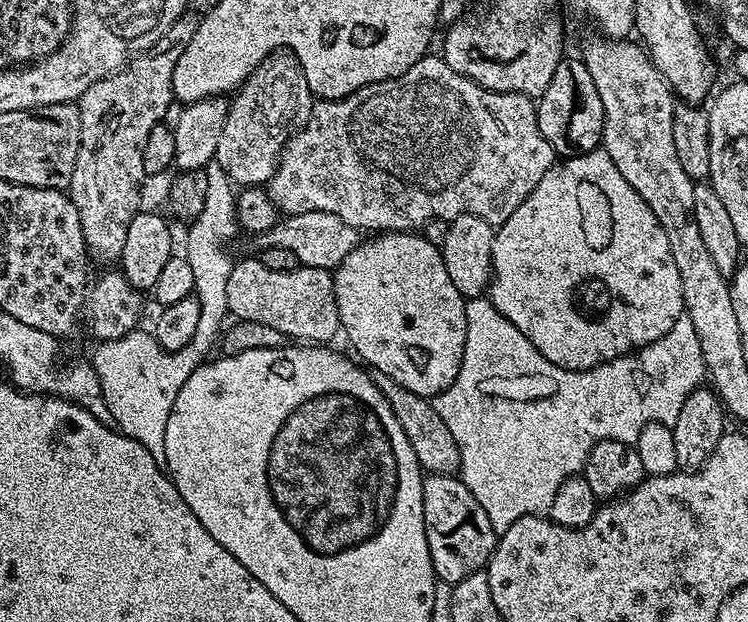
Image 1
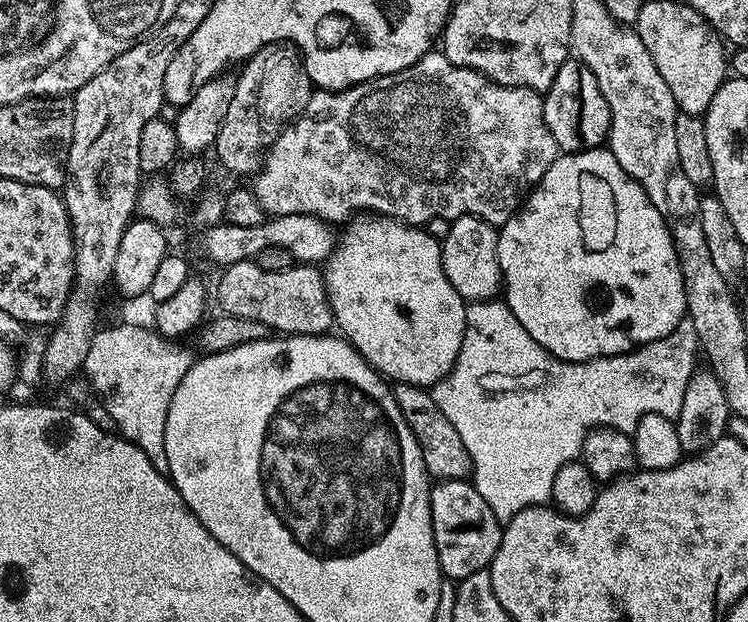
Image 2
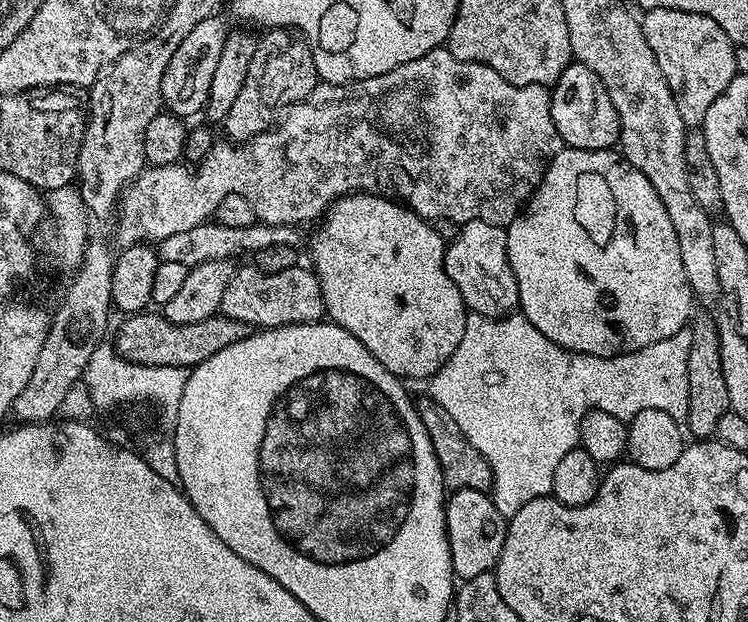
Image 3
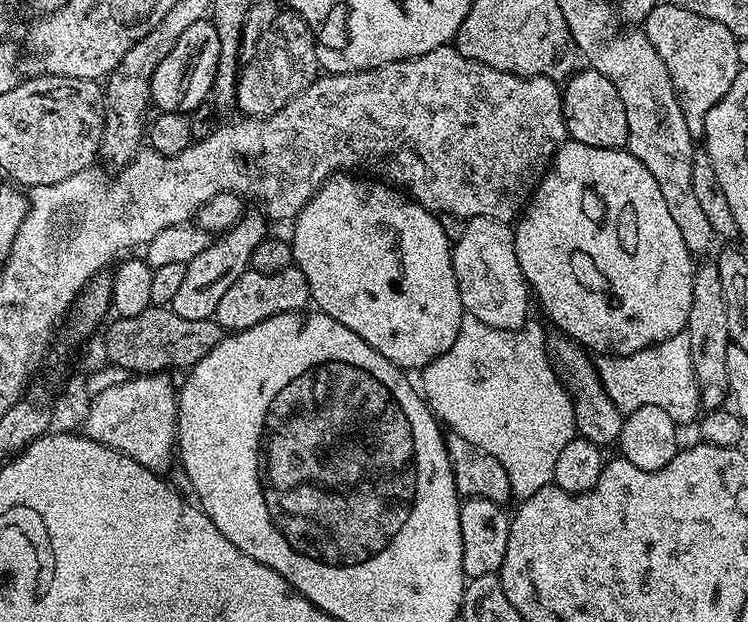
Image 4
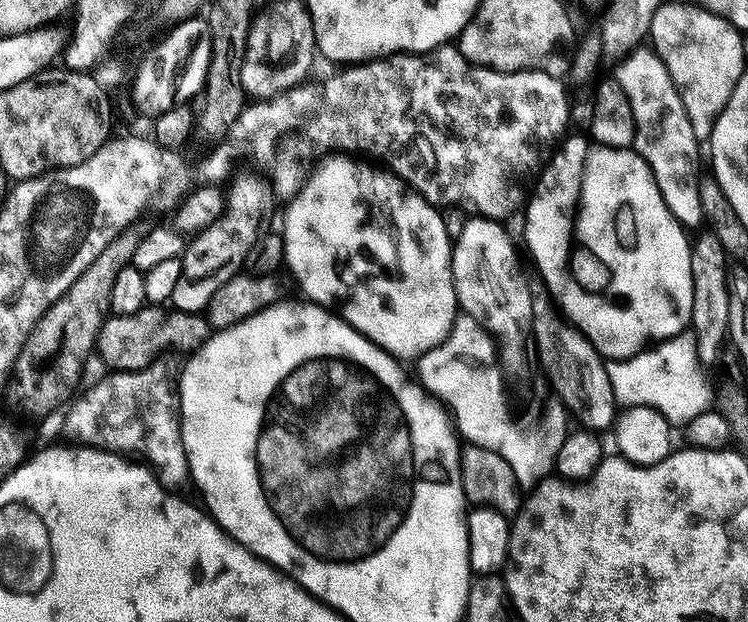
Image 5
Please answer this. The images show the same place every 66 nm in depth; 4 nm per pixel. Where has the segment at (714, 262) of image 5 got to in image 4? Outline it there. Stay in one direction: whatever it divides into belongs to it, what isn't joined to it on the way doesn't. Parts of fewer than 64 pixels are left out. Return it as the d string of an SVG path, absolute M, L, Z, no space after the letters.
M708 262L695 269L686 331L690 338L690 362L694 362L694 378L700 391L701 407L707 411L721 409L730 394L726 374L726 350L730 341L726 324L726 301L715 263Z

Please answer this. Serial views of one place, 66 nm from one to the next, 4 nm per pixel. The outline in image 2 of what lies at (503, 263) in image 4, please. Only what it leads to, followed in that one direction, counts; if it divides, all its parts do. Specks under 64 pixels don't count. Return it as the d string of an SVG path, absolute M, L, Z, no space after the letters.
M460 216L452 221L450 238L442 241L440 261L446 278L466 302L494 300L501 295L502 277L498 262L498 232L476 216Z

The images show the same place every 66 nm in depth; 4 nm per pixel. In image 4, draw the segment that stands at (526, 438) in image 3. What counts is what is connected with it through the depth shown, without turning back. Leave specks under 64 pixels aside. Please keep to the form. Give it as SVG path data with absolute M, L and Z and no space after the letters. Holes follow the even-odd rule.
M466 314L458 326L454 344L422 370L422 392L428 407L447 427L448 424L452 427L455 435L486 450L486 454L494 454L494 458L502 462L502 470L506 470L510 478L512 495L517 501L530 498L530 494L538 494L542 486L552 483L558 454L562 454L566 442L577 435L573 398L564 389L564 383L548 359L546 332L532 323L505 330L486 326L486 322ZM687 331L629 356L605 355L601 360L604 361L598 364L600 381L606 395L622 413L632 413L642 406L658 406L675 422L697 419L702 407L700 391L694 378L694 362L690 362L690 338Z

